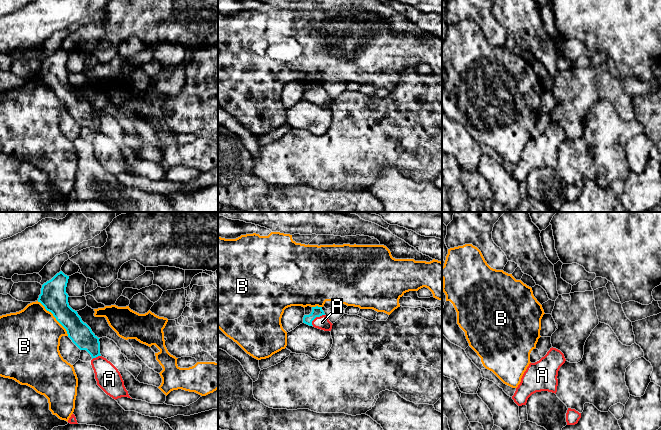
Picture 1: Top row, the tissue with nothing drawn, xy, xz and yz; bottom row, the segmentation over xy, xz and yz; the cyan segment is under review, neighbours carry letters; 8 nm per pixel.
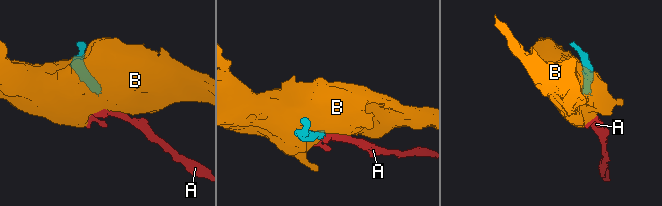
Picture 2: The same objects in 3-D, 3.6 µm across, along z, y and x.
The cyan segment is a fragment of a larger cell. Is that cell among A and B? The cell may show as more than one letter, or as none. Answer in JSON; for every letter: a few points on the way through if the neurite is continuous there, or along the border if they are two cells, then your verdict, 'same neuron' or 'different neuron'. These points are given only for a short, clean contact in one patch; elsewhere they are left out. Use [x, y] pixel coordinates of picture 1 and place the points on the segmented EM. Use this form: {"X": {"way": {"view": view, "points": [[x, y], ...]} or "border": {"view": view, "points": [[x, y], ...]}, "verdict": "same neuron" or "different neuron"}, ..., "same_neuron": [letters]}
{"A": {"way": {"view": "xz", "points": [[317, 311], [316, 316], [322, 322]]}, "verdict": "same neuron"}, "B": {"verdict": "different neuron"}, "same_neuron": ["A"]}

